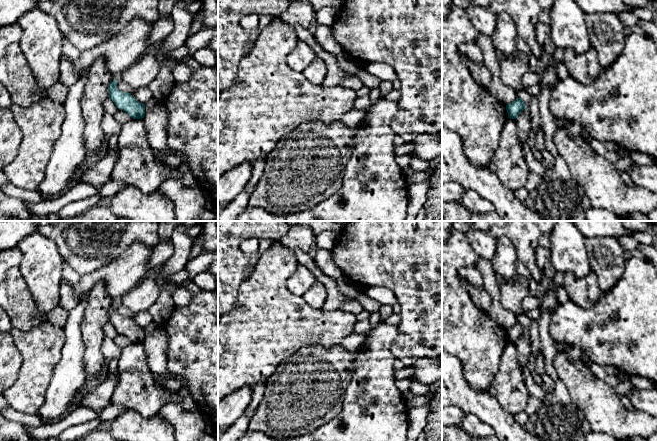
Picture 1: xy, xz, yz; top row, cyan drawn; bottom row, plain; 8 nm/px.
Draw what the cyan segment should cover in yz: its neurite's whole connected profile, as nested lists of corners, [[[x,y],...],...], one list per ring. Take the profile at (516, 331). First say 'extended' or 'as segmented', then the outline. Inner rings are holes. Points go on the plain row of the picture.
as segmented | [[[519,321],[515,325],[506,329],[506,334],[508,337],[508,342],[516,343],[518,339],[525,333],[524,325]]]

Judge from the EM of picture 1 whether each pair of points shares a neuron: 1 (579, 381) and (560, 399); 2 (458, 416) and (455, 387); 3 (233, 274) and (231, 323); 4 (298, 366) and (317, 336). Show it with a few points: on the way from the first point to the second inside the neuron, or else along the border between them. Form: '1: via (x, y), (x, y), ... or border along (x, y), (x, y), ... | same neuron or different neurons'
1: border along (559, 379), (565, 386), (572, 401), (582, 411) | different neurons
2: border along (452, 404), (456, 405), (465, 414) | different neurons
3: border along (239, 287), (235, 305), (228, 313) | different neurons
4: border along (334, 346), (307, 345), (290, 356) | different neurons

